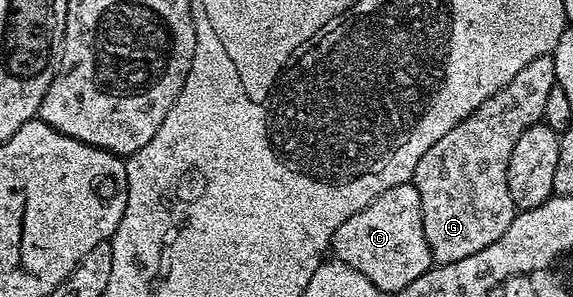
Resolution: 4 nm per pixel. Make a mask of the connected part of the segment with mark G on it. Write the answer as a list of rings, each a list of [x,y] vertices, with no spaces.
[[[551,55],[539,56],[530,62],[498,94],[486,98],[478,110],[470,113],[450,134],[438,138],[426,154],[418,161],[411,183],[418,190],[418,198],[422,198],[422,226],[426,230],[426,242],[430,246],[430,254],[437,265],[459,262],[462,258],[470,258],[470,254],[478,254],[490,242],[498,242],[502,234],[506,234],[506,226],[517,214],[517,206],[510,198],[508,185],[508,167],[510,154],[514,154],[514,142],[522,138],[522,130],[532,124],[543,121],[543,110],[550,90],[556,86],[554,62]]]

